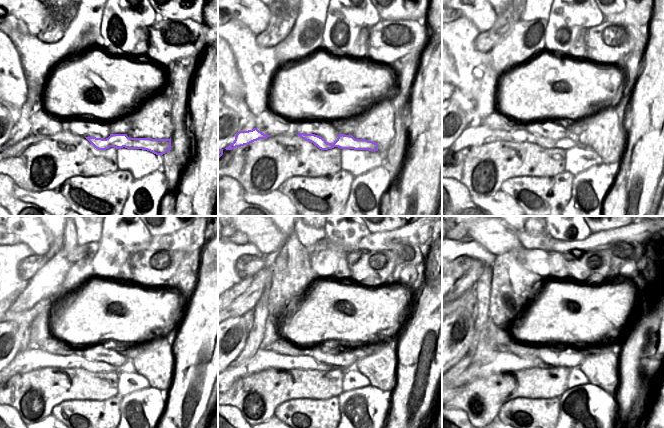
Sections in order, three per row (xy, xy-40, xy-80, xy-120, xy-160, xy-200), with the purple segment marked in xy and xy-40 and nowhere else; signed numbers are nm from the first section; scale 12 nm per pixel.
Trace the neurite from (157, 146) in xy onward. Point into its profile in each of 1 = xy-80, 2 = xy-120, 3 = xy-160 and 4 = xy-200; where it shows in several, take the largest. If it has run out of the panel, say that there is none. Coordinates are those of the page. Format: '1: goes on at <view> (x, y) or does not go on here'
1: goes on at xy-80 (472, 136)
2: goes on at xy-120 (33, 358)
3: goes on at xy-160 (263, 359)
4: goes on at xy-200 (504, 362)

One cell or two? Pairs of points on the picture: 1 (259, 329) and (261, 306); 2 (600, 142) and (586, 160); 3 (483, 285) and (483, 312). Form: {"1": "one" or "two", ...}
{"1": "one", "2": "two", "3": "one"}

